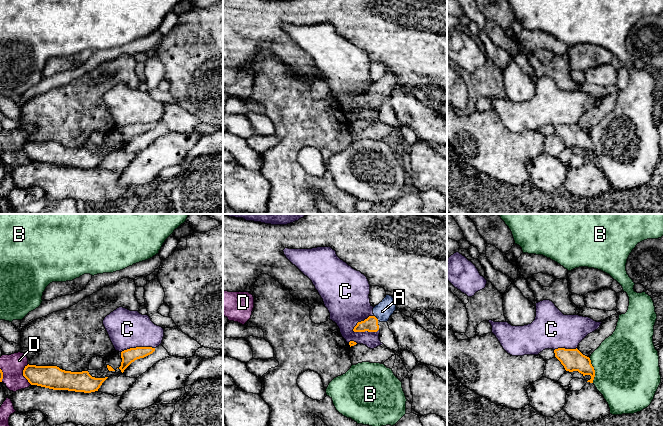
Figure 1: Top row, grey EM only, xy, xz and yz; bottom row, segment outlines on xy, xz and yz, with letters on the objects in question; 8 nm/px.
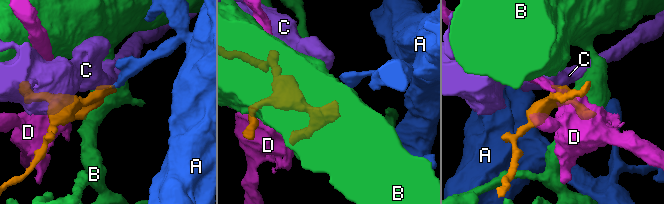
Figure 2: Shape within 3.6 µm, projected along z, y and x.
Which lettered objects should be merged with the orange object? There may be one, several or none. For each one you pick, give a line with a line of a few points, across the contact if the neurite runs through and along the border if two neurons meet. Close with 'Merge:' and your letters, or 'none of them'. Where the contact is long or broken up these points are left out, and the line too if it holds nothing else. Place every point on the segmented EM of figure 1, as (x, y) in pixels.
A: Line: xz (370, 324), (376, 318), (382, 311)
Merge: A

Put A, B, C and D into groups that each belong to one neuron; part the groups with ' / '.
A / B / C / D

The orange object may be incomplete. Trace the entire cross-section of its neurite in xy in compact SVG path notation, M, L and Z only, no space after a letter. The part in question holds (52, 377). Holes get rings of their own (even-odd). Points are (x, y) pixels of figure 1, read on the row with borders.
M27 365L23 376L31 385L37 385L53 390L68 390L91 393L98 391L102 383L108 378L92 377L88 371L71 372L57 366Z

